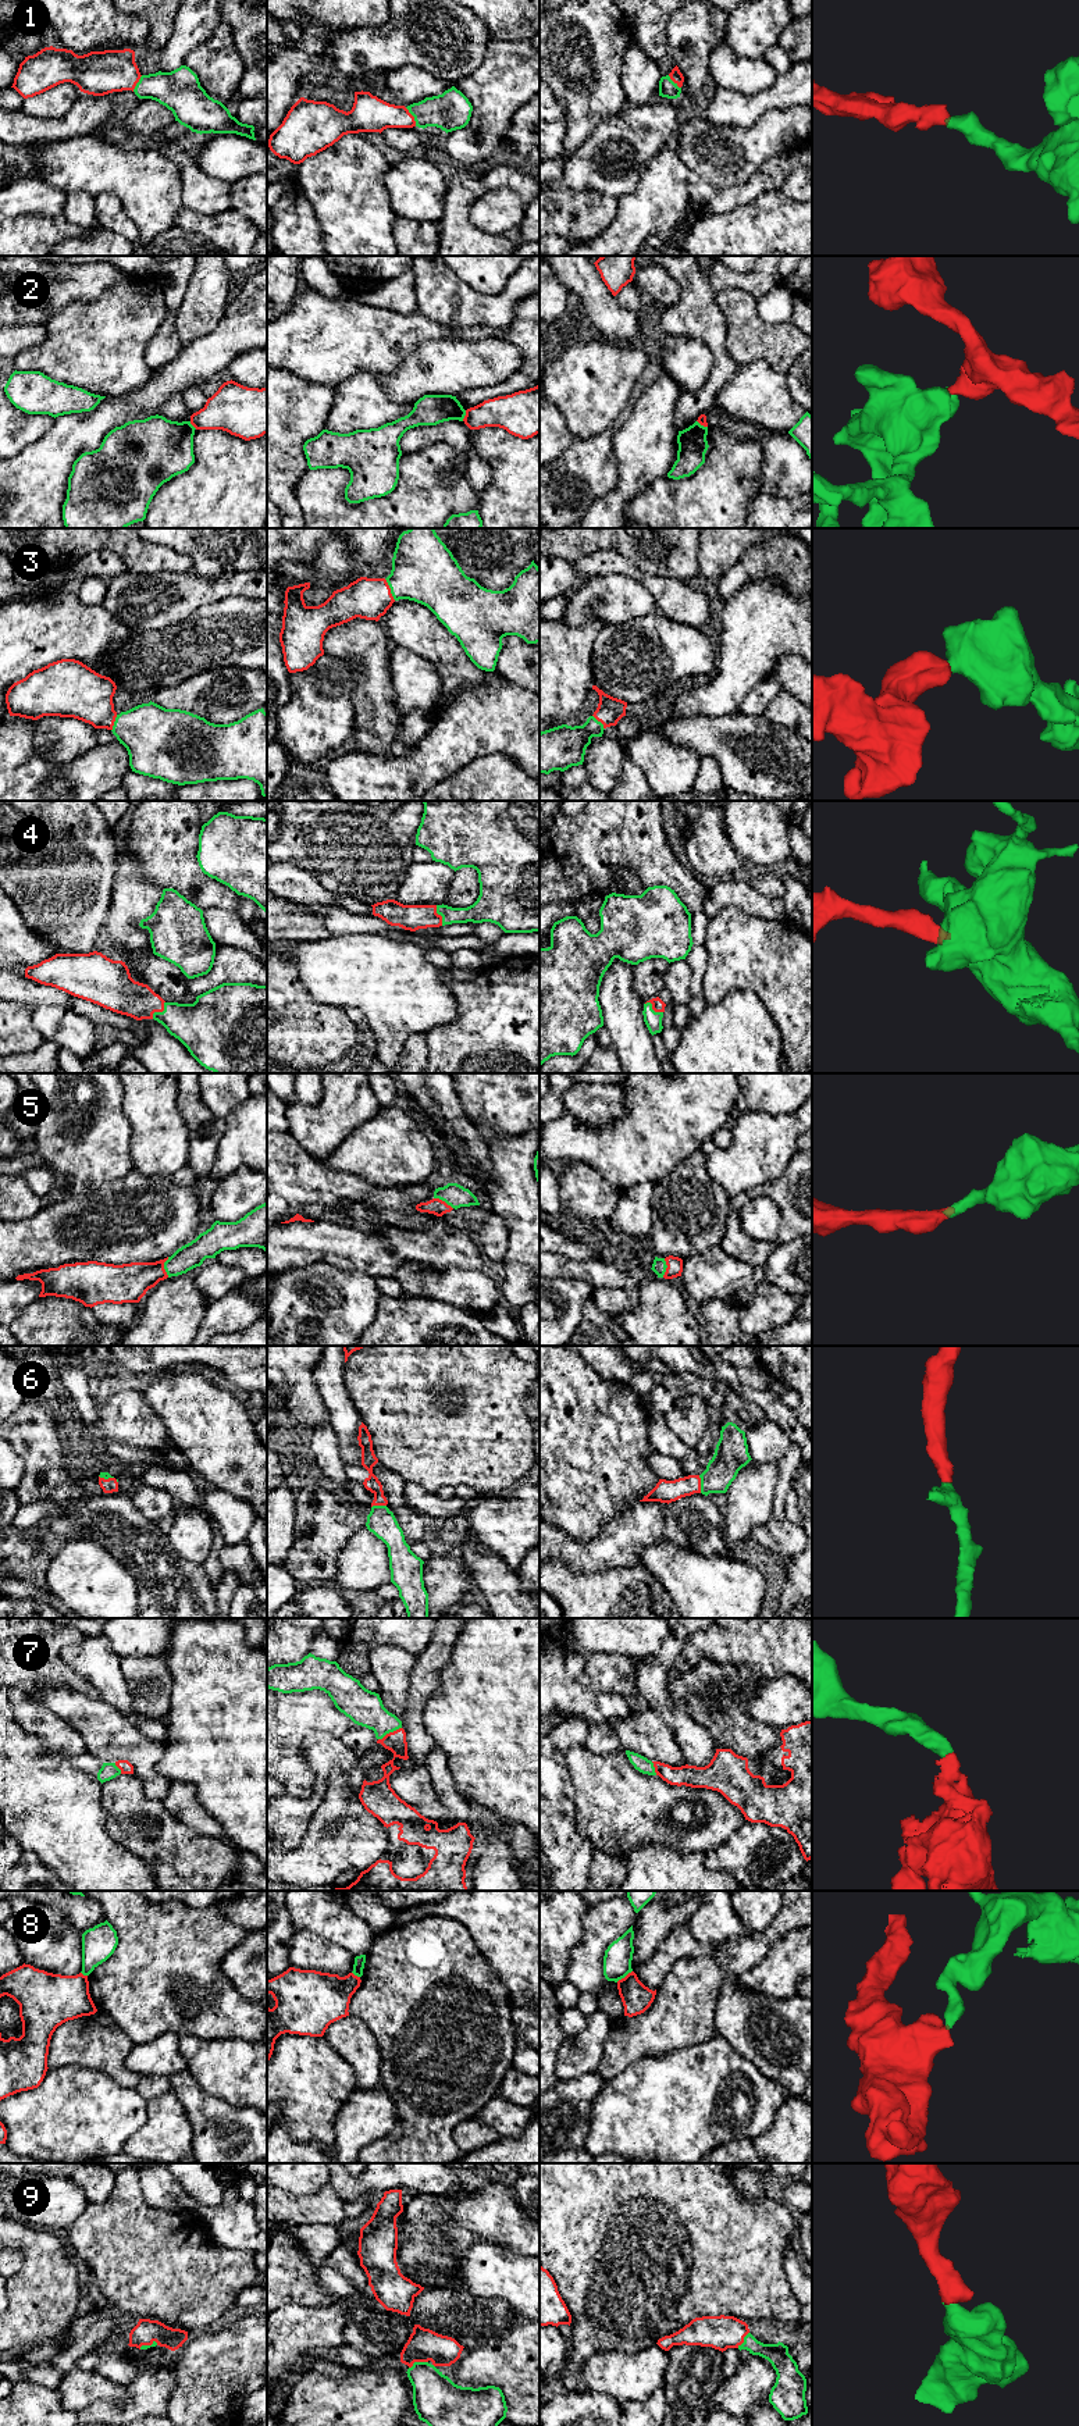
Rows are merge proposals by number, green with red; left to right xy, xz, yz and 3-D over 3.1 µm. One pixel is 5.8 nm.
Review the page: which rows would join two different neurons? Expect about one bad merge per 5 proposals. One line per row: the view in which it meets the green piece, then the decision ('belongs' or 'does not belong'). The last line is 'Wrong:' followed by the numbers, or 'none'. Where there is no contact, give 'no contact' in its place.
1: contact in xz; belongs
2: contact in xz; does not belong
3: contact in xz; belongs
4: contact in xy; belongs
5: contact in xy; belongs
6: contact in yz; belongs
7: contact in xz; belongs
8: contact in yz; does not belong
9: contact in xz; belongs
Wrong: 2, 8

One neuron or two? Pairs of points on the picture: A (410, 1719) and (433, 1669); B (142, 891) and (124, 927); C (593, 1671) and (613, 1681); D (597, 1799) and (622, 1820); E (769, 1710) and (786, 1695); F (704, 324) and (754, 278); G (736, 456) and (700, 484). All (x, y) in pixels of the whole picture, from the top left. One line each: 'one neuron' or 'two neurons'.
A: one neuron
B: one neuron
C: one neuron
D: one neuron
E: one neuron
F: two neurons
G: one neuron

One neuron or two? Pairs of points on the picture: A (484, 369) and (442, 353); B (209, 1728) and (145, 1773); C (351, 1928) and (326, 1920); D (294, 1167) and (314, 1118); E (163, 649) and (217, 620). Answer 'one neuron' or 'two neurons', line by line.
A: one neuron
B: two neurons
C: one neuron
D: two neurons
E: one neuron

